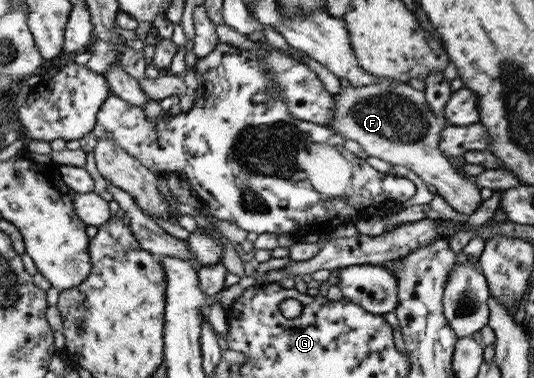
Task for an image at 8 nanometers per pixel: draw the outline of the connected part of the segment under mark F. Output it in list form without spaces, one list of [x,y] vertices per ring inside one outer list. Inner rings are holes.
[[[375,83],[358,87],[349,85],[346,88],[341,88],[339,93],[333,97],[332,119],[328,130],[333,131],[343,140],[355,140],[367,157],[379,158],[389,165],[403,166],[415,173],[433,193],[438,194],[455,212],[469,217],[479,208],[482,202],[479,189],[475,188],[475,184],[469,182],[467,178],[459,176],[451,168],[449,161],[441,156],[438,132],[442,126],[425,102],[423,91],[415,90],[407,83],[395,83],[394,85]]]

